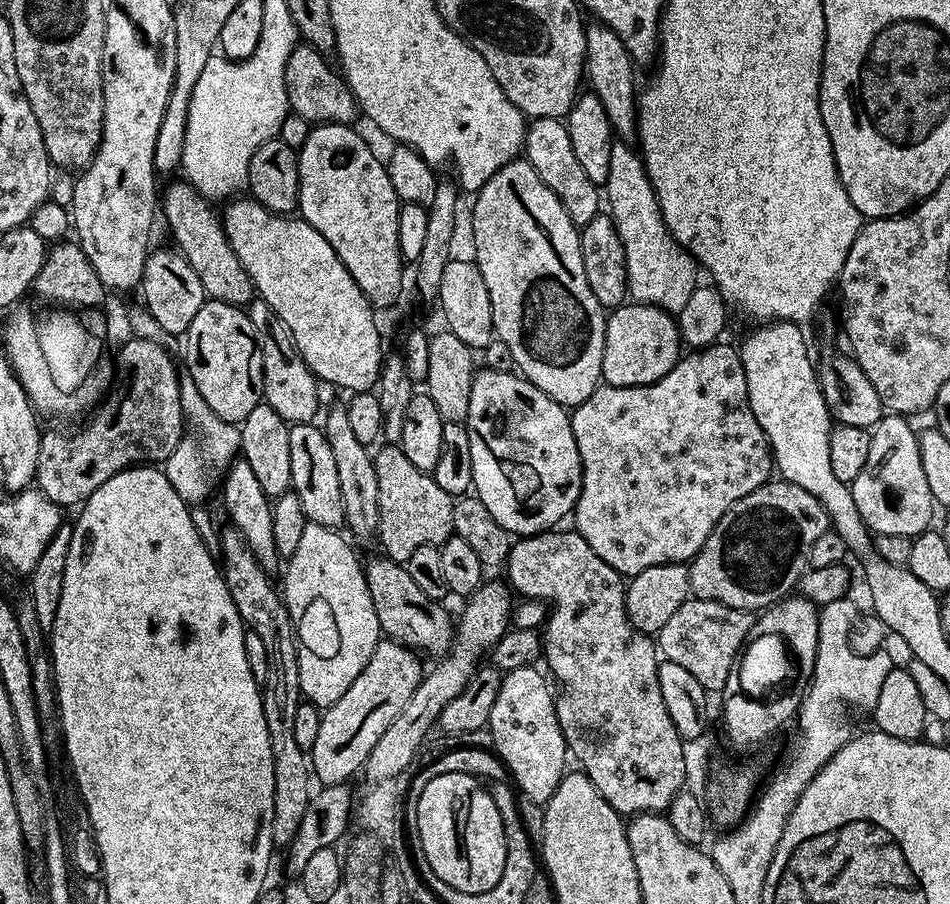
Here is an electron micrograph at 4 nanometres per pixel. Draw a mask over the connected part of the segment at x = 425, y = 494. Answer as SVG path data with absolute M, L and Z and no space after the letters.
M384 446L384 449L374 456L374 470L378 474L378 514L380 515L380 527L378 529L378 541L382 547L383 555L389 556L394 562L407 565L410 554L418 550L418 546L430 546L445 544L454 535L454 510L452 505L454 498L438 486L438 482L427 472L423 472L398 446Z

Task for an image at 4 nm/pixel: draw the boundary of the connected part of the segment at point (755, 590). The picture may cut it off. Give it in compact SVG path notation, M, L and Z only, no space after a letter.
M769 479L768 483L746 494L746 498L734 502L734 506L722 514L718 526L714 526L700 553L692 557L688 568L691 595L697 600L722 602L743 612L755 613L766 609L784 599L799 585L800 577L809 569L810 546L814 546L815 540L829 528L826 510L822 502L814 498L814 494L802 490L802 486L794 486L786 479Z

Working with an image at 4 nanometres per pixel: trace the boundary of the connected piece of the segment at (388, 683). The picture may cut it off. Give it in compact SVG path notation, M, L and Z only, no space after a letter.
M387 638L370 654L366 670L354 678L354 686L328 708L323 709L318 739L310 753L310 772L321 785L348 784L351 776L361 771L378 738L382 738L386 726L402 714L402 706L410 702L414 690L422 679L421 657L411 648Z

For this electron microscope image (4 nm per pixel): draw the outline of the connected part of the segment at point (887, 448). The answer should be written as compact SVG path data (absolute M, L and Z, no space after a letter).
M895 414L880 417L875 428L871 429L870 454L862 474L854 478L851 484L854 503L858 505L858 514L866 522L869 533L902 534L917 537L921 532L929 531L934 501L930 494L930 485L926 482L926 473L922 470L922 454L918 450L918 432L912 429L907 419Z

